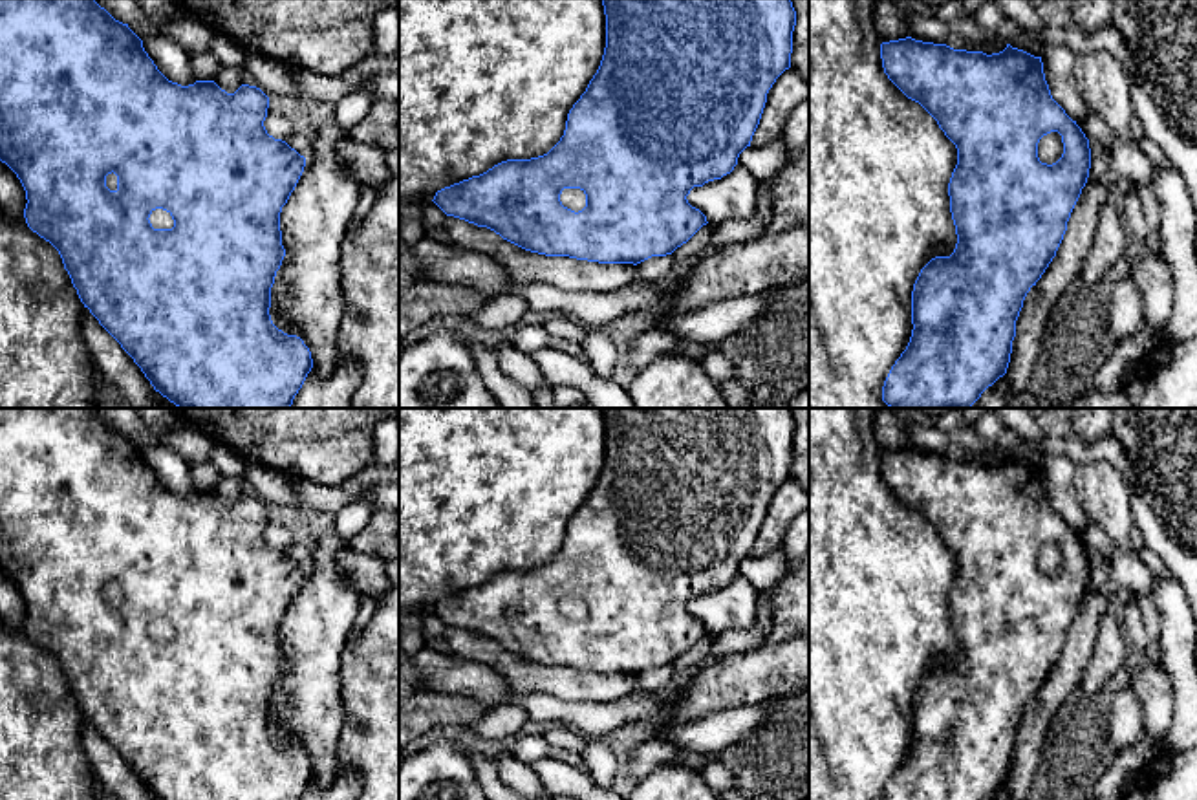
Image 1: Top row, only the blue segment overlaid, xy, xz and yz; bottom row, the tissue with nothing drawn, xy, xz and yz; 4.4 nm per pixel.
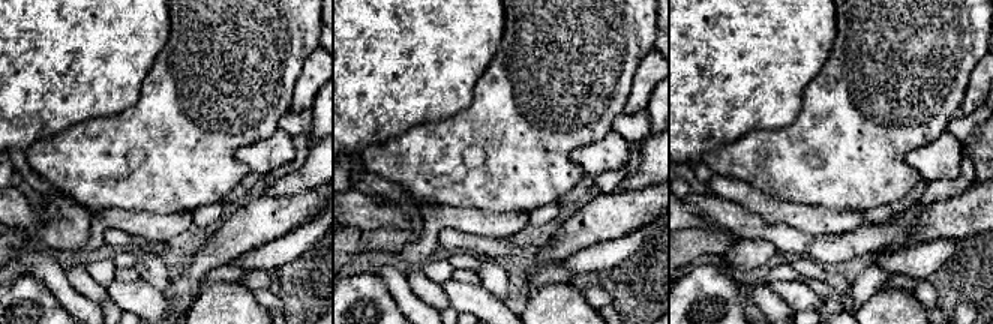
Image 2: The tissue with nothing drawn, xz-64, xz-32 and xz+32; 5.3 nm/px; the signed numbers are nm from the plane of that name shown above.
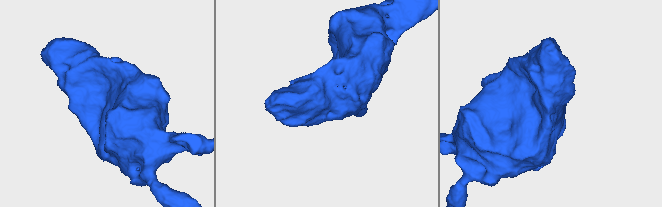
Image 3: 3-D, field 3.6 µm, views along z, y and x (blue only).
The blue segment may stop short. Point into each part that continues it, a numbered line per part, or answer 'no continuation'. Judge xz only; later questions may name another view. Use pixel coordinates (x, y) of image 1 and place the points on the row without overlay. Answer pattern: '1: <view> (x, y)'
1: xz (573, 608)

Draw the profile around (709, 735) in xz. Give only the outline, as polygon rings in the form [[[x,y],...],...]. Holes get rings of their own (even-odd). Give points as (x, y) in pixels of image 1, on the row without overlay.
[[[776,701],[719,710],[683,727],[668,729],[657,738],[683,751],[717,754],[760,727],[769,718]]]

